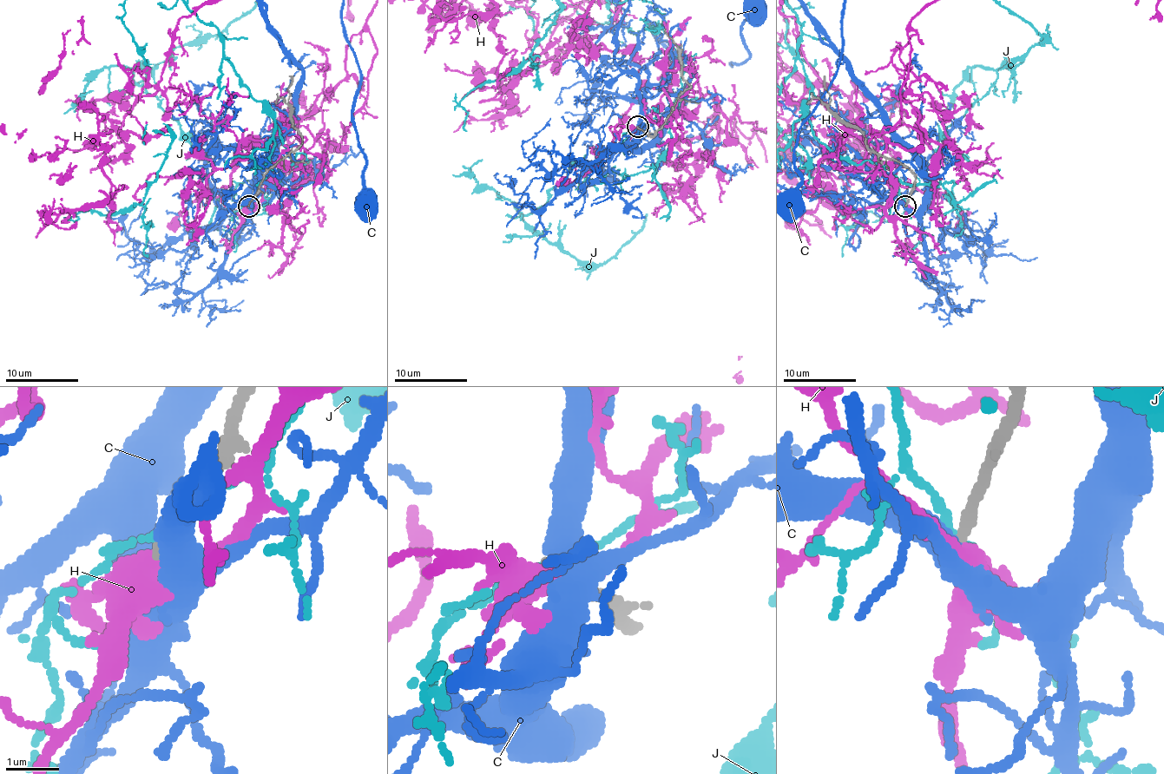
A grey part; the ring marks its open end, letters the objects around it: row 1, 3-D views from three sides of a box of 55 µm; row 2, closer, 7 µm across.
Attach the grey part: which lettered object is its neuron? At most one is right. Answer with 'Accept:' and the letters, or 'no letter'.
Accept: no letter

